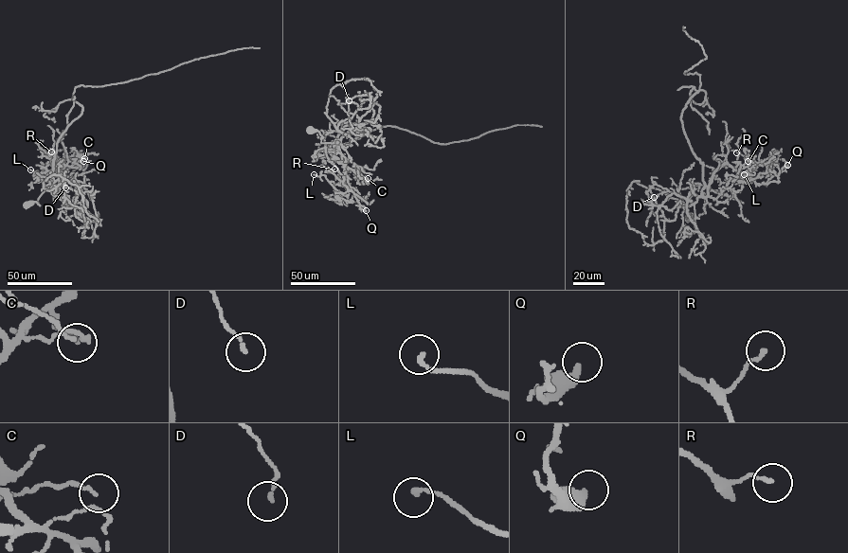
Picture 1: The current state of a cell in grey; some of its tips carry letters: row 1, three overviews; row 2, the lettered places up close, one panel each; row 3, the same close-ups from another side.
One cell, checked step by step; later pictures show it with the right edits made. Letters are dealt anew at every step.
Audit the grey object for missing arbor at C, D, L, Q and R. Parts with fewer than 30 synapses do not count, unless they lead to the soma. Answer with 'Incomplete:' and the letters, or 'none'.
Incomplete: none

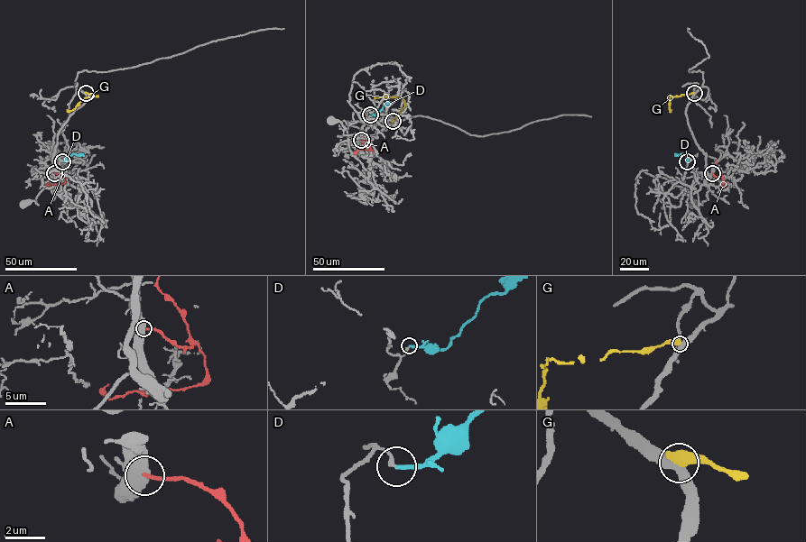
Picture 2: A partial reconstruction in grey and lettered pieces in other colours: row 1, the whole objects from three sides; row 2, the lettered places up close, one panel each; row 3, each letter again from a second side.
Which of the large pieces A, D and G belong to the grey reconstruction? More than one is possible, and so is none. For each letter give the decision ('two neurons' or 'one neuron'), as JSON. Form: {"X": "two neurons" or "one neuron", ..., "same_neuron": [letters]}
{"A": "two neurons", "D": "two neurons", "G": "two neurons", "same_neuron": []}

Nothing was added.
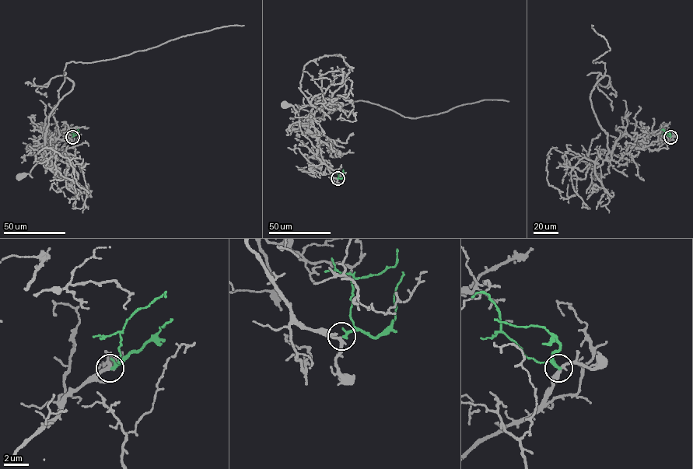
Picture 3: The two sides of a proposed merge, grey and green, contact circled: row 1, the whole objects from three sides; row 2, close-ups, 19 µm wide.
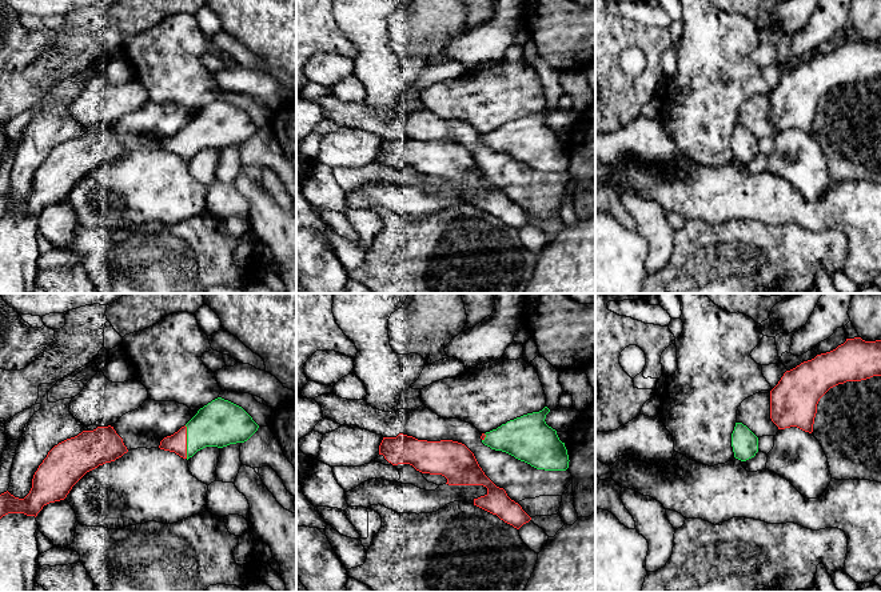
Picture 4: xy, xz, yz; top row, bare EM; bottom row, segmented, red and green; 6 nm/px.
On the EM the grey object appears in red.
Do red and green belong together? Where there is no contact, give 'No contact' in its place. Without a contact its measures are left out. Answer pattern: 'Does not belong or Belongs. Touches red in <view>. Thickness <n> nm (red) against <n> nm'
Belongs. Touches red in xy. Thickness 120 nm (red) against 280 nm

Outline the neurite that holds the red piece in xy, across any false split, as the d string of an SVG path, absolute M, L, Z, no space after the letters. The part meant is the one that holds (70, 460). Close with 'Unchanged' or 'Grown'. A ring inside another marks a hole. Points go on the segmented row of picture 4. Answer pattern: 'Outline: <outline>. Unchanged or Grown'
Outline: M113 427L83 431L55 445L39 465L32 488L24 499L8 491L0 495L0 519L8 513L37 516L44 505L64 500L72 487L89 471L127 453Z. Unchanged

